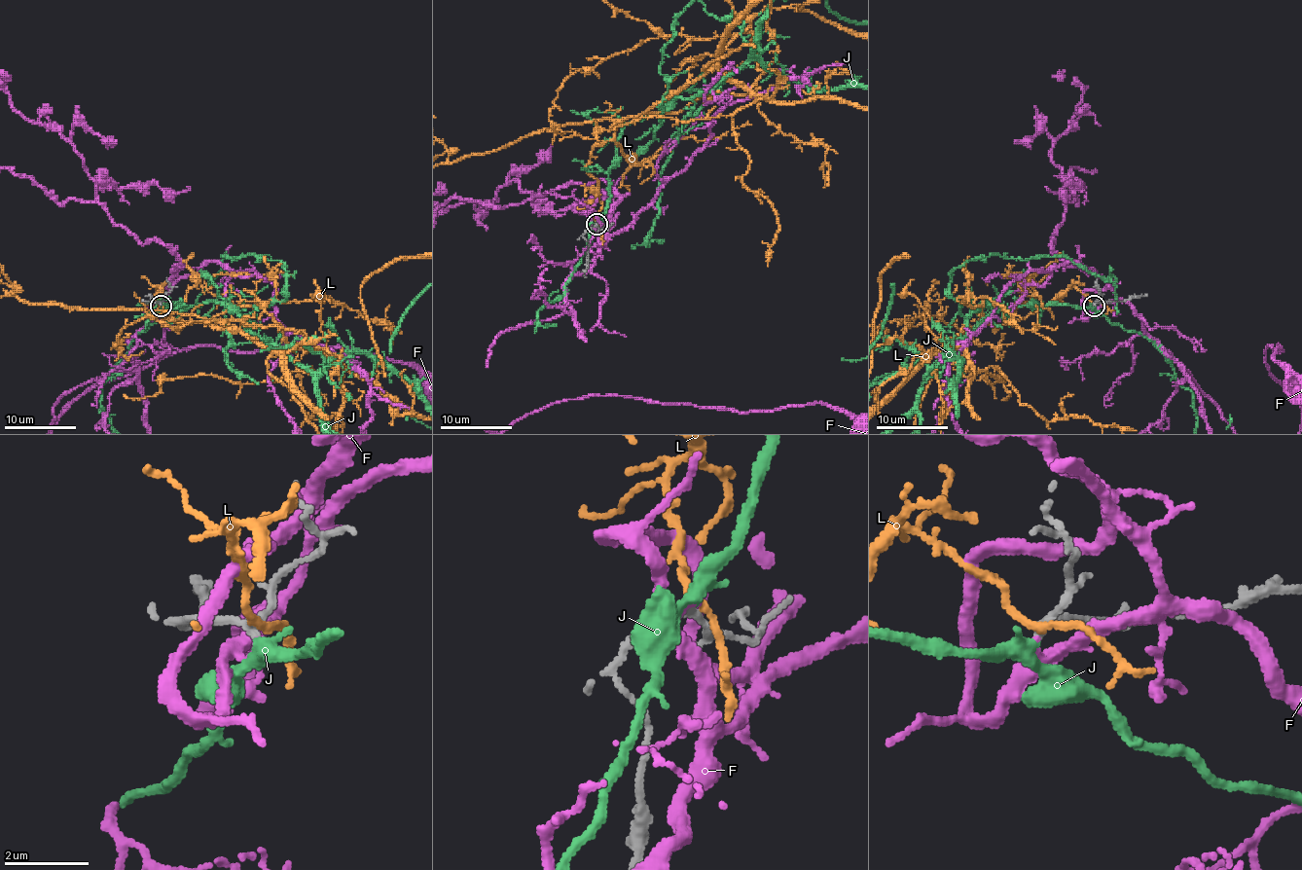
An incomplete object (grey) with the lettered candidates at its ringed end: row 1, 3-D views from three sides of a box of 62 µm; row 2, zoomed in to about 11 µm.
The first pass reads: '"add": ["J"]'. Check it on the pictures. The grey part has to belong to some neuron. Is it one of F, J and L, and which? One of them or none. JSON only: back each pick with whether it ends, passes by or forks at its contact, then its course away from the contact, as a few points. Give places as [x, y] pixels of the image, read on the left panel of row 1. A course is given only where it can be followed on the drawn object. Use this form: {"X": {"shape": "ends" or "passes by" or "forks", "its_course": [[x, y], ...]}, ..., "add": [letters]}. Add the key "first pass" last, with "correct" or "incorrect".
{"J": {"shape": "passes by"}, "add": ["J"], "first pass": "correct"}

